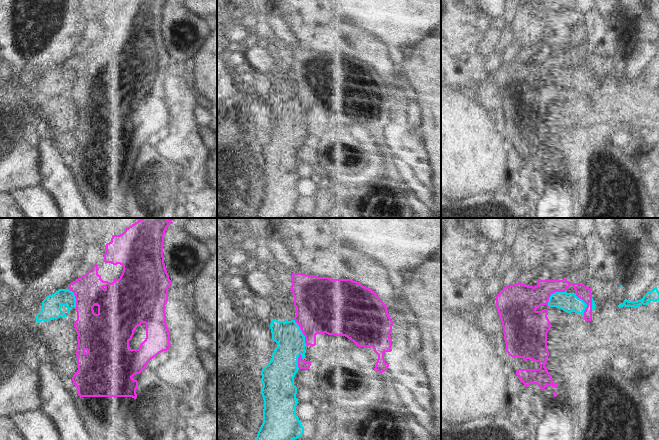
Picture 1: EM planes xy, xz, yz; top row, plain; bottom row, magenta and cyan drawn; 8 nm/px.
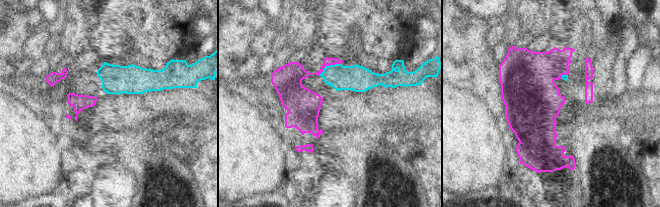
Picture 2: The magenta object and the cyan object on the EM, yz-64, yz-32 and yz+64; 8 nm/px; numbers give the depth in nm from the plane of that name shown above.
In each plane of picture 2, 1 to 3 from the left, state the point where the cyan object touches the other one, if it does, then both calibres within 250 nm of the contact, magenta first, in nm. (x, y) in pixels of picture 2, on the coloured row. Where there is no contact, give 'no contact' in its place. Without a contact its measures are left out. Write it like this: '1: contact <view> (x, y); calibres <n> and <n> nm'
1: no contact
2: contact yz-32 (329, 64); calibres 100 and 200 nm
3: contact yz+64 (563, 74); calibres 360 and 50 nm

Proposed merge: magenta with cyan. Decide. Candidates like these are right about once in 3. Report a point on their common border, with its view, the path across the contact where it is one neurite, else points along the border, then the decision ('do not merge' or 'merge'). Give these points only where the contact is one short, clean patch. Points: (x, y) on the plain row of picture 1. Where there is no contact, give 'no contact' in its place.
contact yz (553, 68); border yz (565, 66), (554, 68), (550, 72), (547, 81); do not merge

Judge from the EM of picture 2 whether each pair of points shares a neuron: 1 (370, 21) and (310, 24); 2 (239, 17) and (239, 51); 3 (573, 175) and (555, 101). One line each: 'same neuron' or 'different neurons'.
1: different neurons
2: same neuron
3: same neuron

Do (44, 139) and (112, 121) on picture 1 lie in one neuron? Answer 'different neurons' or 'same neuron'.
different neurons

